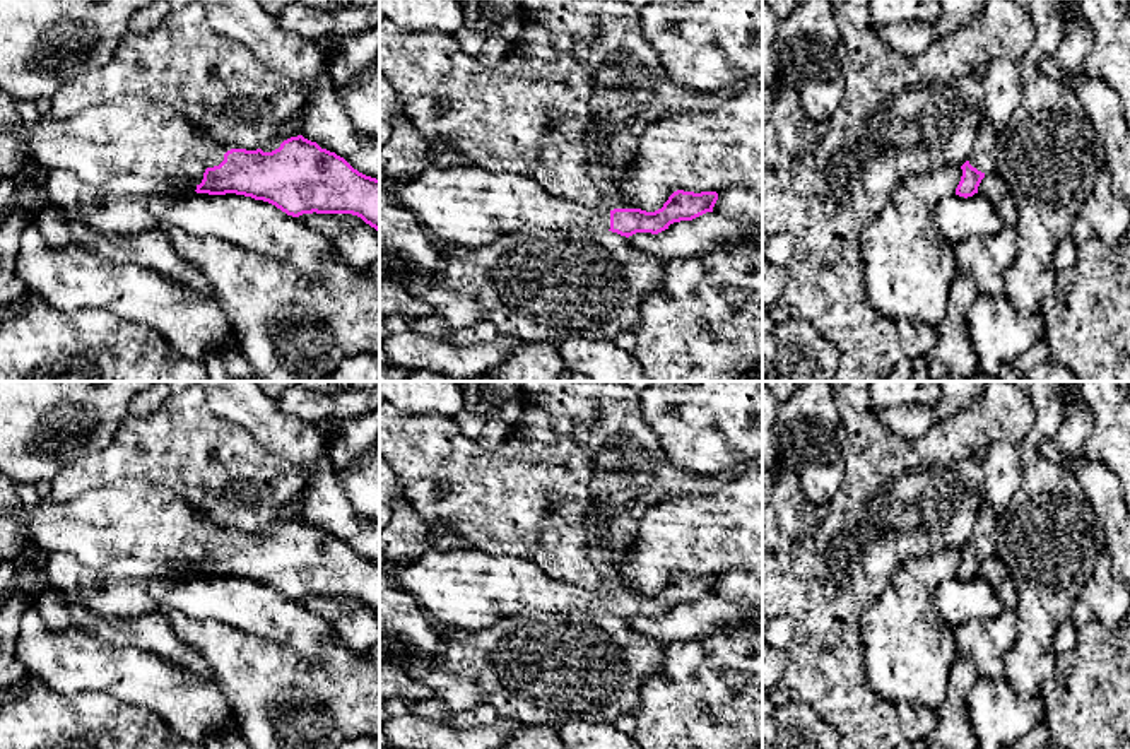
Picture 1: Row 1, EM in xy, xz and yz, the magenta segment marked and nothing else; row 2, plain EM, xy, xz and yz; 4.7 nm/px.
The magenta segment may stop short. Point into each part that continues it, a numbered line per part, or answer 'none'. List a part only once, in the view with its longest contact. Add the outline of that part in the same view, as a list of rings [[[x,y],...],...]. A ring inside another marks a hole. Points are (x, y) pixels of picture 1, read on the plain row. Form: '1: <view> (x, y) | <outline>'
1: xy (134, 529) | [[[144,477],[115,479],[67,503],[22,504],[12,515],[24,523],[29,546],[43,554],[68,554],[99,576],[116,580],[190,576],[202,566],[205,552],[219,549],[229,534],[209,525],[173,489]]]

